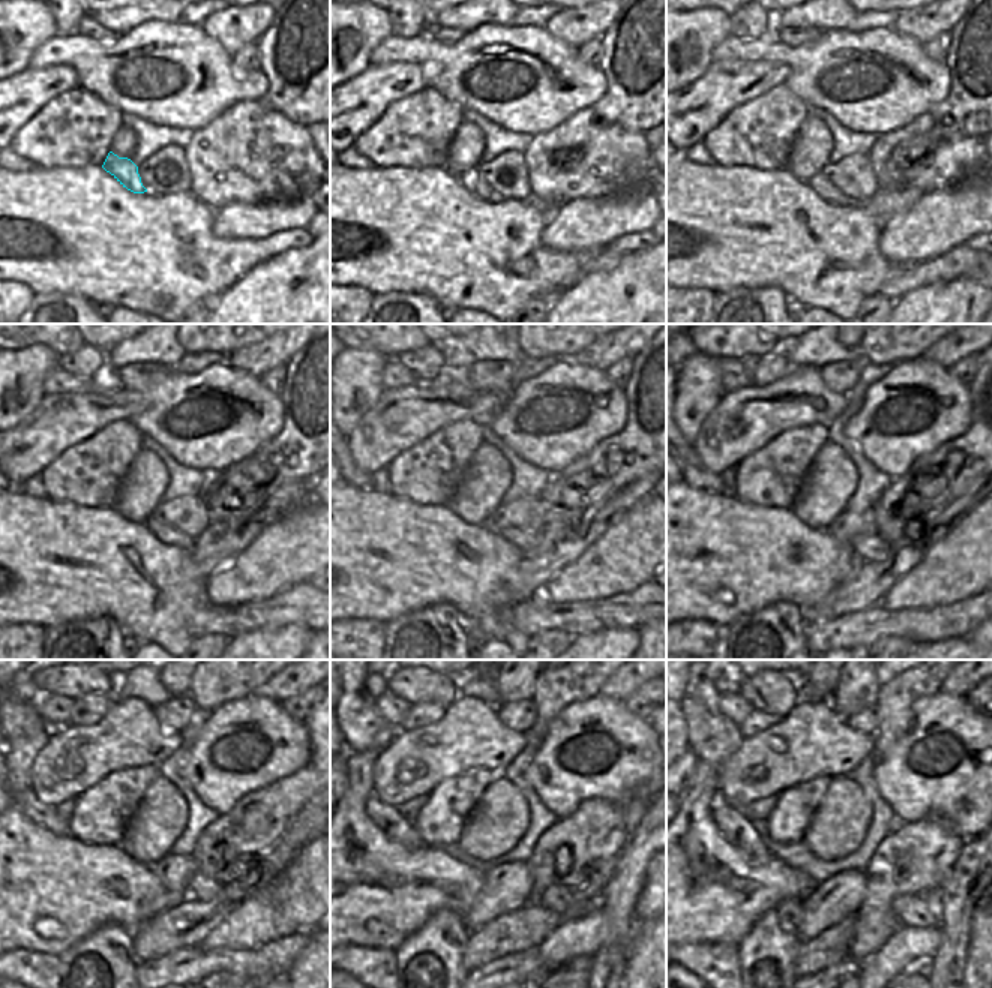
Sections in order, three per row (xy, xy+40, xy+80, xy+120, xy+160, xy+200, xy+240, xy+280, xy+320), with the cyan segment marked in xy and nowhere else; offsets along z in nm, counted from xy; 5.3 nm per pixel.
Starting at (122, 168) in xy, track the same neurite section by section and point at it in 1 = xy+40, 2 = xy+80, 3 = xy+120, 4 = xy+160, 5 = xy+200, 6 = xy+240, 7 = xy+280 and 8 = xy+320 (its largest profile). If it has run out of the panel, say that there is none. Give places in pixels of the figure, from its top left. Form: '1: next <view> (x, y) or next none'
1: next xy+40 (471, 180)
2: next xy+80 (820, 185)
3: next xy+120 (167, 534)
4: next xy+160 (524, 541)
5: next xy+200 (866, 547)
6: next xy+240 (201, 888)
7: next xy+280 (569, 901)
8: next xy+320 (923, 910)

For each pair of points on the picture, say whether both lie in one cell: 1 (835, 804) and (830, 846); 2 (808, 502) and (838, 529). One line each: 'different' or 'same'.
1: same
2: different

